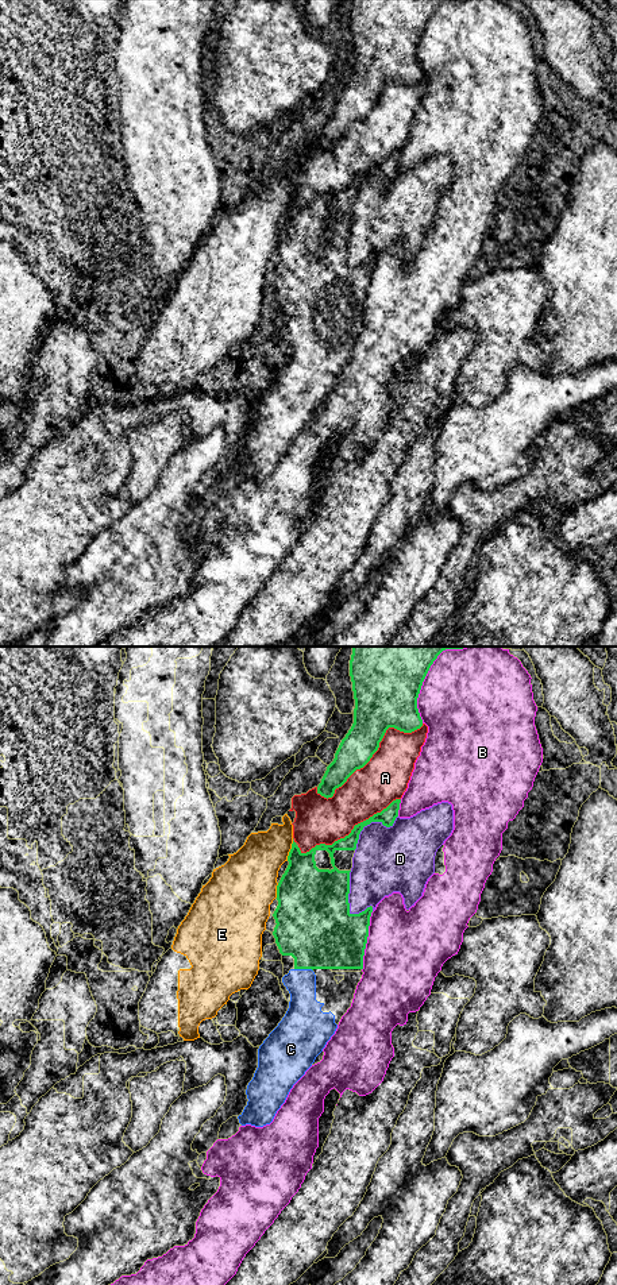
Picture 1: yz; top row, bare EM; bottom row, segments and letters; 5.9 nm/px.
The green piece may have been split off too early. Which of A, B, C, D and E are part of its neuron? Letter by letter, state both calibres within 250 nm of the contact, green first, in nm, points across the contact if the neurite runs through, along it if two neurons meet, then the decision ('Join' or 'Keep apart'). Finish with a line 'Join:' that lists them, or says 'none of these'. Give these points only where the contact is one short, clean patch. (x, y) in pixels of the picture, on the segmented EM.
A: Thickness 240 nm (green) against 280 nm. Keep apart
B: Thickness 500 nm (green) against 500 nm. Keep apart
C: Thickness 440 nm (green) against 190 nm. Path across: yz (315, 927), (315, 944), (304, 968), (304, 1010). Join
D: Thickness 440 nm (green) against 300 nm. Keep apart
E: Thickness 320 nm (green) against 280 nm. Boundary: yz (293, 841), (286, 860). Keep apart
Join: C

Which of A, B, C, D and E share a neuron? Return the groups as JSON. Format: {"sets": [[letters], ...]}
{"sets": [["A", "E"], ["B"], ["C"], ["D"]]}

